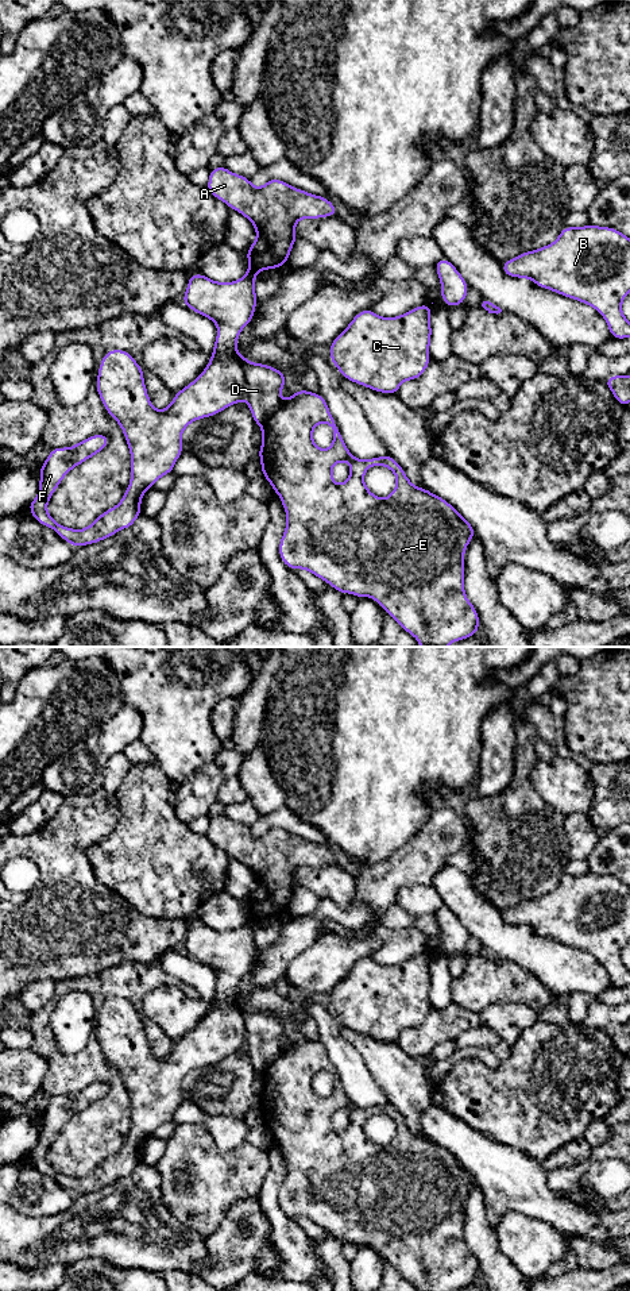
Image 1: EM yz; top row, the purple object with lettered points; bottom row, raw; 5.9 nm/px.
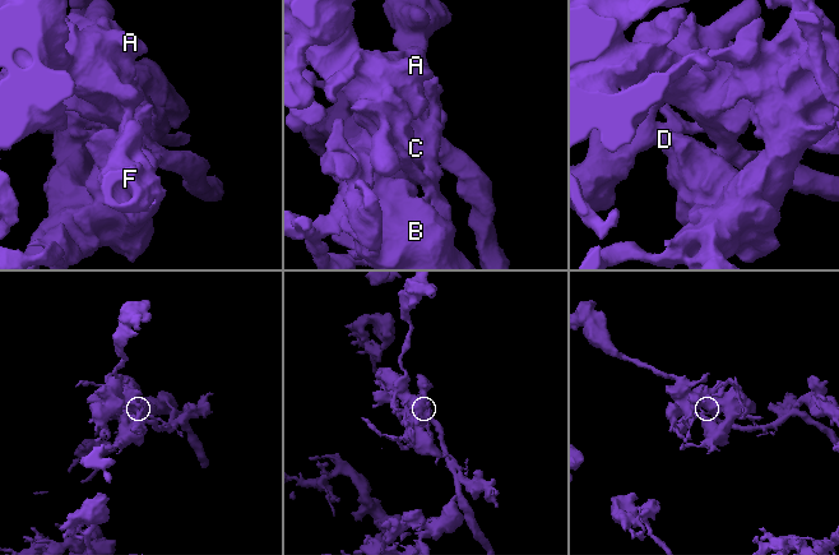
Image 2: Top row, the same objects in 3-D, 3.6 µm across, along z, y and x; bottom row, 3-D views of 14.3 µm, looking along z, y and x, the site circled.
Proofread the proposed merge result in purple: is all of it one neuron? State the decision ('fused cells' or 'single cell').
fused cells

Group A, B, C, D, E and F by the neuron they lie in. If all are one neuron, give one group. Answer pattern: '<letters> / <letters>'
A B C E F / D

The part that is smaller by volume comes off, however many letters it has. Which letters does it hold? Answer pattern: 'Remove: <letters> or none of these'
Remove: D

